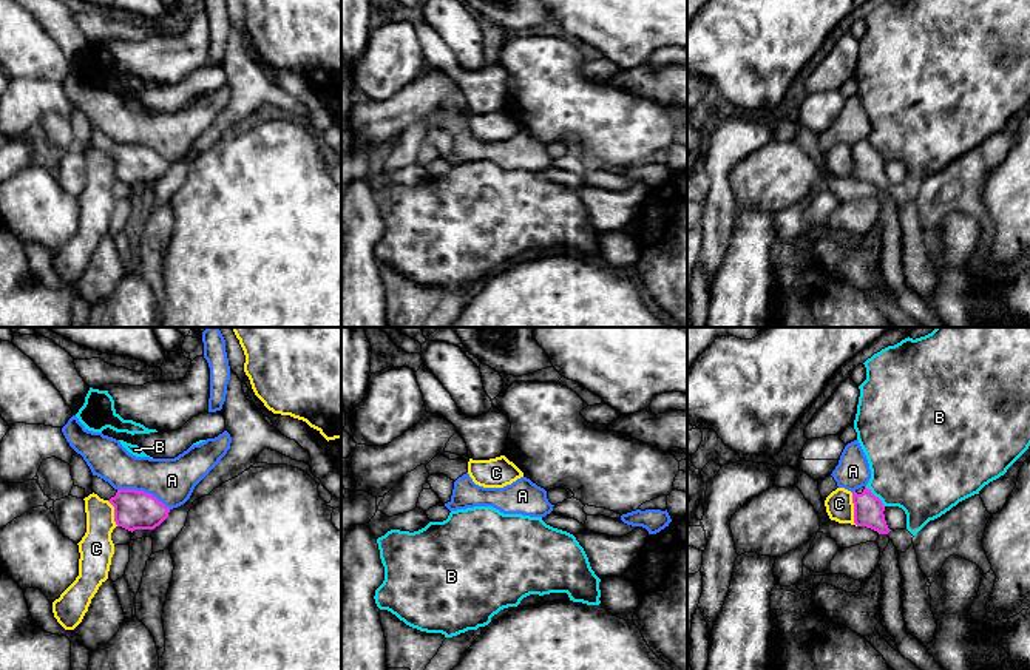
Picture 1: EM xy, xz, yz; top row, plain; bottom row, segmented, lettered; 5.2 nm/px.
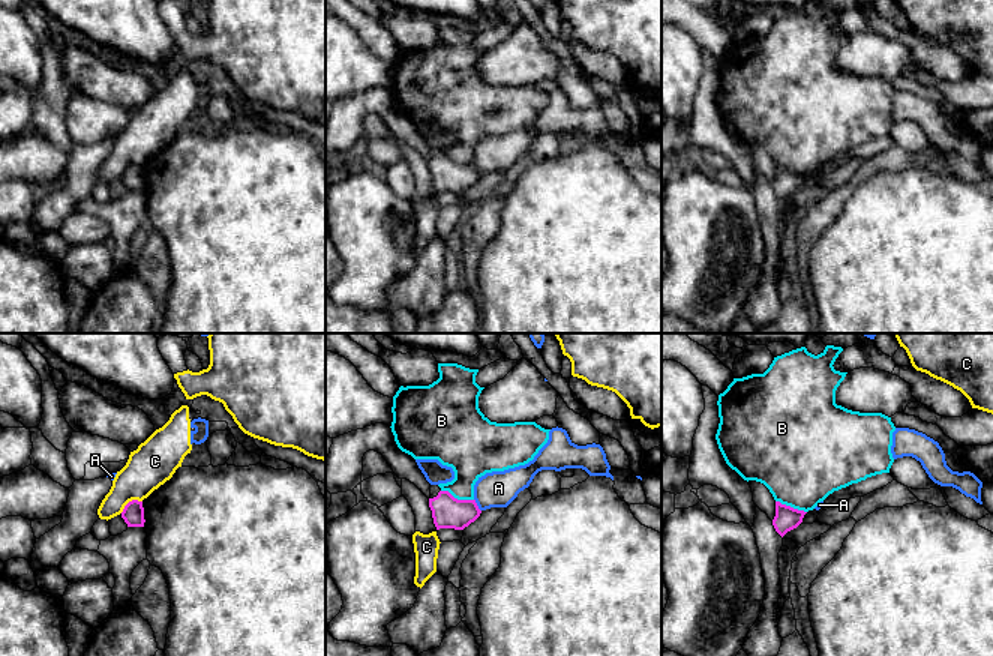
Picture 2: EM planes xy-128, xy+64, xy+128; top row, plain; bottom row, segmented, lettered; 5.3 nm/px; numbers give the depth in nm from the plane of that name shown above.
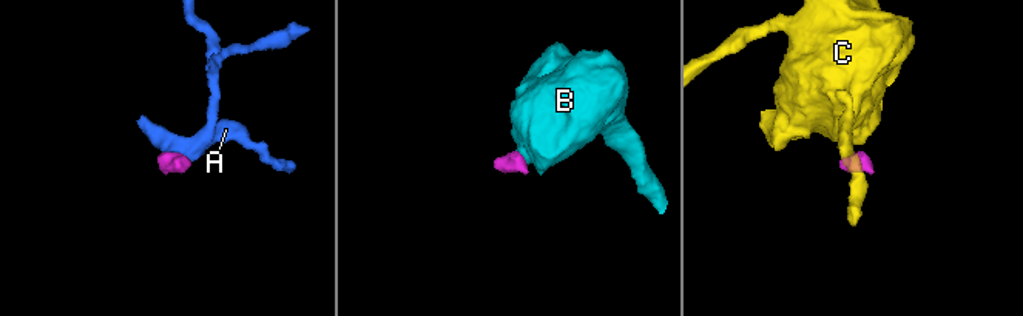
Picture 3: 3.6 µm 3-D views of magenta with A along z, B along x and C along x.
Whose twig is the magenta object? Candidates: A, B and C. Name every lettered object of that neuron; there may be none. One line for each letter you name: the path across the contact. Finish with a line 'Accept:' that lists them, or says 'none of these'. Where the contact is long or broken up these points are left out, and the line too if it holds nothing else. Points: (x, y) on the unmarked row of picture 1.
Accept: none of these

